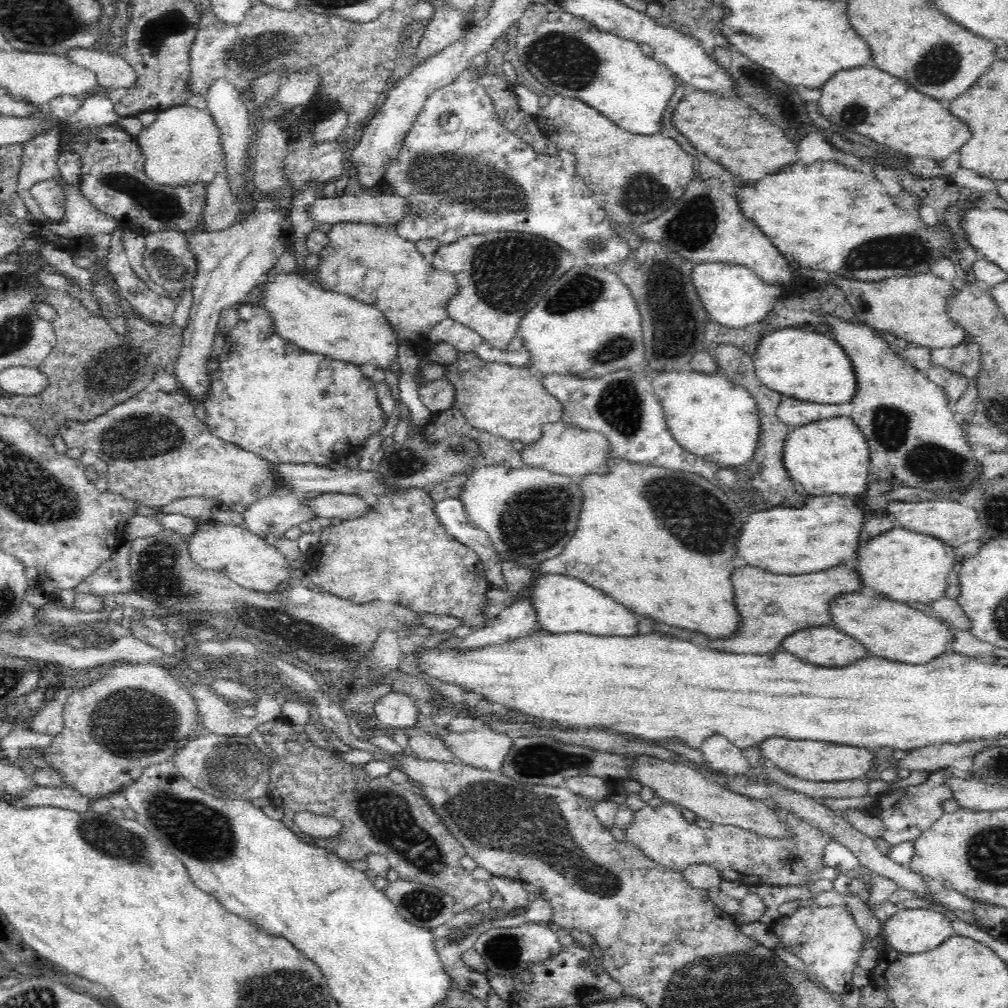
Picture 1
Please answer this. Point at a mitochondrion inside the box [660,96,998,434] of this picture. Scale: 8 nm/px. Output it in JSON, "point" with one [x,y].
{"point":[902,251]}

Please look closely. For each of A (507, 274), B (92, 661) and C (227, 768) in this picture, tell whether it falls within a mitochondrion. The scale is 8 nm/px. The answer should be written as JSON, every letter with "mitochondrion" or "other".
{"A":"mitochondrion","B":"other","C":"mitochondrion"}

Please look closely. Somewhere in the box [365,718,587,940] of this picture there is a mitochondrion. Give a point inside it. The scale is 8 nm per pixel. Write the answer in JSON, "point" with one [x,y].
{"point":[423,904]}

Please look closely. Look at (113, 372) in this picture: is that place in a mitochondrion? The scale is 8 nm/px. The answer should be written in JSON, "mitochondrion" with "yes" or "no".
{"mitochondrion":"yes"}

